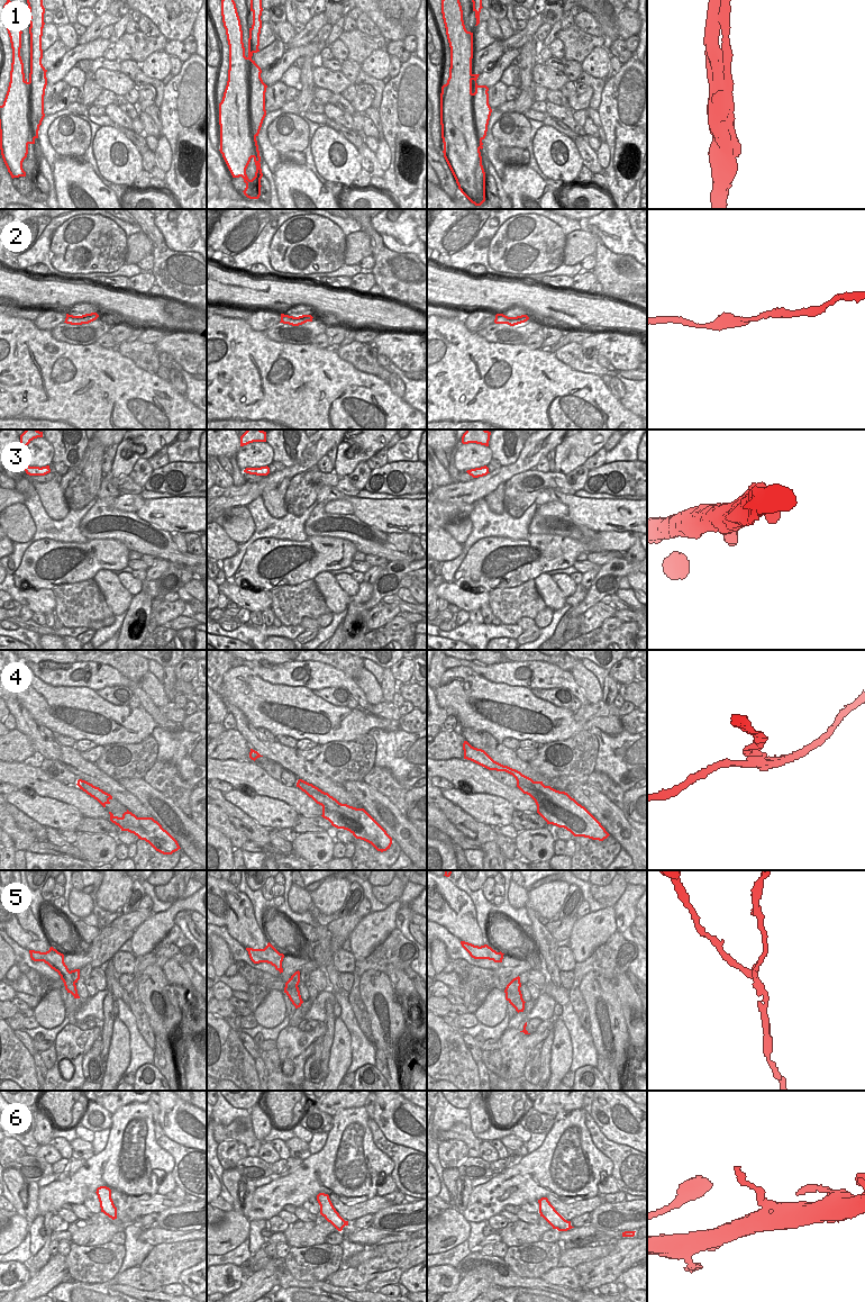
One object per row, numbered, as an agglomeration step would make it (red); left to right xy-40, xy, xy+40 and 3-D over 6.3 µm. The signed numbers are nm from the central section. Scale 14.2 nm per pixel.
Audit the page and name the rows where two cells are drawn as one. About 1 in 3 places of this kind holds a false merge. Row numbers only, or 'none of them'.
4, 5, 6

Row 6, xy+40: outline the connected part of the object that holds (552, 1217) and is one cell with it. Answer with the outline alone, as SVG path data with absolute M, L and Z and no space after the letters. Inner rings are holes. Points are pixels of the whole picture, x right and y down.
M556 1210L546 1211L543 1217L553 1229L557 1229L558 1231L567 1231L574 1227L571 1226L571 1221L565 1220Z

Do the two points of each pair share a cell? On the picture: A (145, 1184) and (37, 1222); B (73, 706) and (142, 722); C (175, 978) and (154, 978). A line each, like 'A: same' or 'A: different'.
A: different
B: same
C: different

